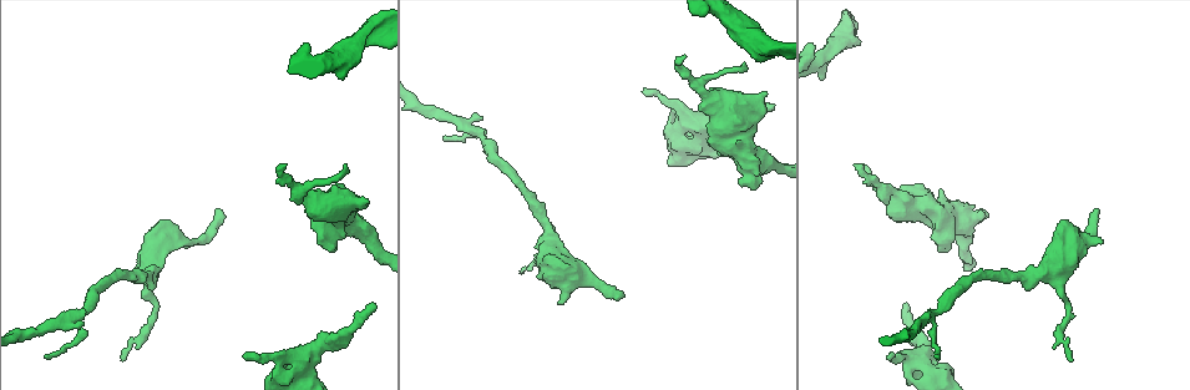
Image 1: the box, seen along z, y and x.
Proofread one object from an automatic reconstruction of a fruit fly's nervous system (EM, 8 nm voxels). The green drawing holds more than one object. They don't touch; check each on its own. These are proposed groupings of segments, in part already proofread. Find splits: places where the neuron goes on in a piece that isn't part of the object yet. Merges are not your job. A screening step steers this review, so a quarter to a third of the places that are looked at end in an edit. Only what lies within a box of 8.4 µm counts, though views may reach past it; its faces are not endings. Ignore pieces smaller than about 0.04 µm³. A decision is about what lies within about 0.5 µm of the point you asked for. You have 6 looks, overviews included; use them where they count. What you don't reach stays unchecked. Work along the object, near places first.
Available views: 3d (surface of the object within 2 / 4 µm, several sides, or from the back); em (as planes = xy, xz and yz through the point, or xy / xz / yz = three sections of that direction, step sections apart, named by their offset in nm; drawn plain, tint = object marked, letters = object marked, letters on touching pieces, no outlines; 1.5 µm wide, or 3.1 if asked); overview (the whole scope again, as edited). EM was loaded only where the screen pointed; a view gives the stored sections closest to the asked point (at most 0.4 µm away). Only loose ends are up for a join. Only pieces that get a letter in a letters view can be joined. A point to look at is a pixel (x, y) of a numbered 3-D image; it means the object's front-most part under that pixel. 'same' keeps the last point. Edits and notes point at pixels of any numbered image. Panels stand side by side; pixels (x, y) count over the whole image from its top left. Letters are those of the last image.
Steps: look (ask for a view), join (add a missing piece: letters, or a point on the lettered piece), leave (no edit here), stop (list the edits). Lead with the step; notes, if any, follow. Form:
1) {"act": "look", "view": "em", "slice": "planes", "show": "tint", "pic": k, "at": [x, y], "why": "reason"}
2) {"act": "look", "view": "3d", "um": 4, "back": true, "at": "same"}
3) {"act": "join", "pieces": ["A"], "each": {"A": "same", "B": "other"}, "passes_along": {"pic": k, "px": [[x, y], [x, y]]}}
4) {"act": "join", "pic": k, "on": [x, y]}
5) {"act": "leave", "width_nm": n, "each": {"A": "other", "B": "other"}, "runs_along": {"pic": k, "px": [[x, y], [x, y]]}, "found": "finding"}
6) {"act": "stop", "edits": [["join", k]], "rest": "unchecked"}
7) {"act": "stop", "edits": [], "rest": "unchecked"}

{"act": "look", "view": "3d", "um": 2, "pic": 1, "at": [83, 321], "why": "an open end"}

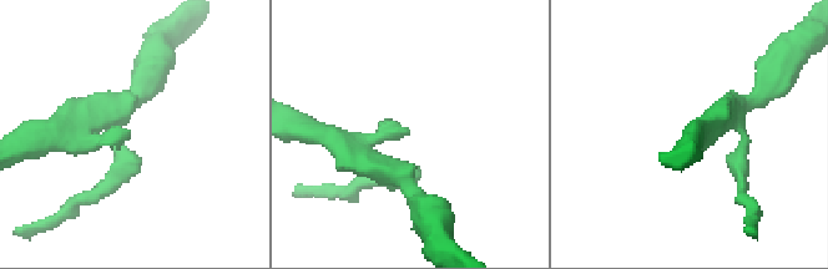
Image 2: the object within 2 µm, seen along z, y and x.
{"act": "look", "view": "em", "slice": "yz", "step": 4, "show": "tint", "pic": 2, "at": [408, 133]}

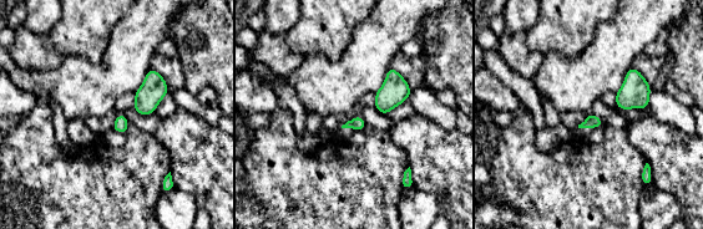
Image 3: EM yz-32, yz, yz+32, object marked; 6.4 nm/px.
{"act": "look", "view": "em", "slice": "planes", "show": "letters", "at": "same", "why": "another direction"}

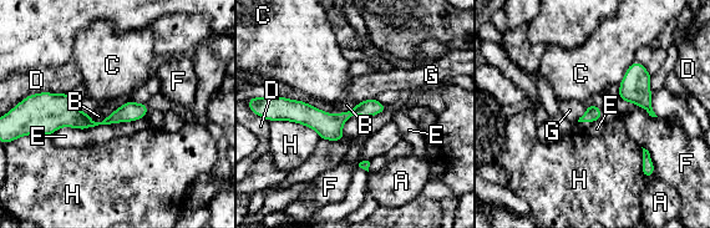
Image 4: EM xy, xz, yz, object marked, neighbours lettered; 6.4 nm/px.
{"act": "leave", "width_nm": 100, "each": {"A": "other", "B": "other", "C": "other", "D": "other", "E": "other", "F": "other", "G": "other", "H": "other"}, "border": {"pic": 4, "px": [[375, 99], [388, 106]]}, "found": "none of them fits"}

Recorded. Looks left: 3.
{"act": "look", "view": "em", "slice": "planes", "show": "letters", "pic": 1, "at": [218, 209], "why": "branch stops here"}

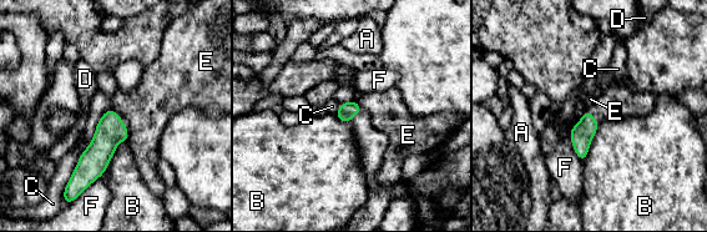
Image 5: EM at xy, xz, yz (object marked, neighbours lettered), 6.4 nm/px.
{"act": "leave", "each": {"A": "other", "B": "other", "C": "other", "D": "other", "E": "other", "F": "other"}, "runs_along": {"pic": 5, "px": [[110, 112], [110, 131], [80, 182]]}, "found": "no lettered piece goes on from it"}

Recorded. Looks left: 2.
{"act": "look", "view": "3d", "um": 2, "pic": 1, "at": [345, 166], "why": "thin end"}

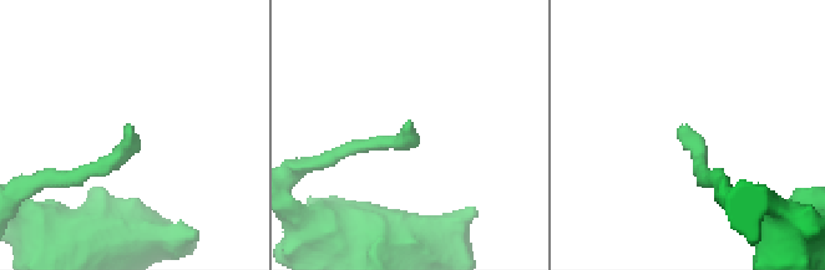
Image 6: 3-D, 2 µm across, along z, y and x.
{"act": "look", "view": "em", "slice": "xz", "step": 8, "show": "letters", "pic": 6, "at": [409, 122]}

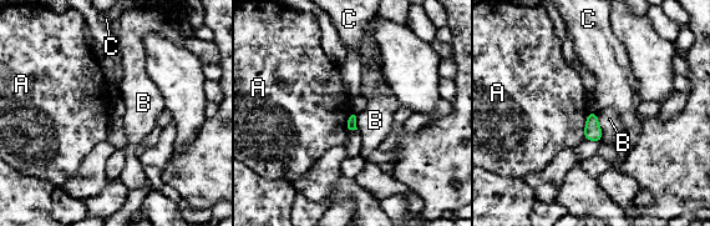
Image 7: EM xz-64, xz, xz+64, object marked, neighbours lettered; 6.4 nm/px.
{"act": "leave", "each": {"A": "other", "B": "other", "C": "other"}, "border": {"pic": 7, "px": [[597, 115], [602, 141]]}, "found": "no lettered piece goes on from it"}

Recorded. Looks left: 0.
{"act": "stop", "edits": [], "rest": "unchecked"}

